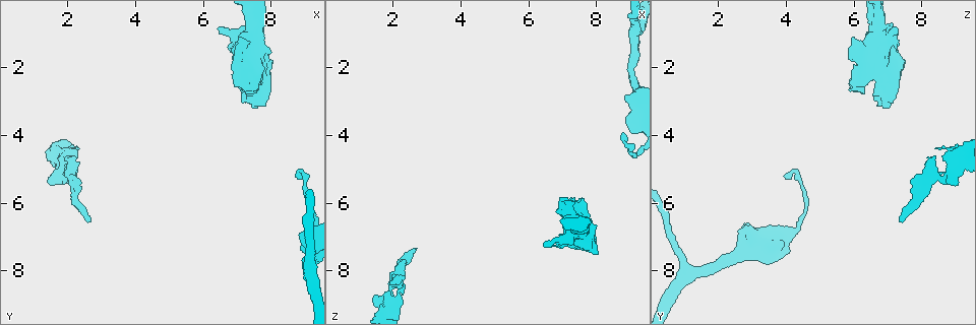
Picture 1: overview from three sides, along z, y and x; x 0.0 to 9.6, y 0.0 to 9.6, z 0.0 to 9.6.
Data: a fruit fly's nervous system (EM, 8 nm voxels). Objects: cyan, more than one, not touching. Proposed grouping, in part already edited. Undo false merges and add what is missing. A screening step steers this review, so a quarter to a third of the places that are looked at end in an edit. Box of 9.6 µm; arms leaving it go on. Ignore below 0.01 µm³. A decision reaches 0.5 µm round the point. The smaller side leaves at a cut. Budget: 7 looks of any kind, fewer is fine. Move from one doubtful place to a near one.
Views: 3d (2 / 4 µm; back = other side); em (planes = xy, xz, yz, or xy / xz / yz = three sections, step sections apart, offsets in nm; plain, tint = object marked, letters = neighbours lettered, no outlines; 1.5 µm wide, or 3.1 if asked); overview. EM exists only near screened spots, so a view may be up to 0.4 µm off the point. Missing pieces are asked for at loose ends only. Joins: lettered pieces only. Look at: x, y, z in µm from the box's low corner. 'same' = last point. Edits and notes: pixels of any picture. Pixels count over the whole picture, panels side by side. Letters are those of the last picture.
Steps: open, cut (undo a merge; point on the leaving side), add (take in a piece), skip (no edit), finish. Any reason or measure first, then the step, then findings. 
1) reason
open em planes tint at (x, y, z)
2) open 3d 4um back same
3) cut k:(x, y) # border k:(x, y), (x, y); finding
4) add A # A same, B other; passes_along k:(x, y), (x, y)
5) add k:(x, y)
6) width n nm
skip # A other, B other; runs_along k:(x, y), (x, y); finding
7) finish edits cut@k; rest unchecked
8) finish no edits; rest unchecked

stops while still wide
open 3d 2um at (7.55, 2.65, 5.90)

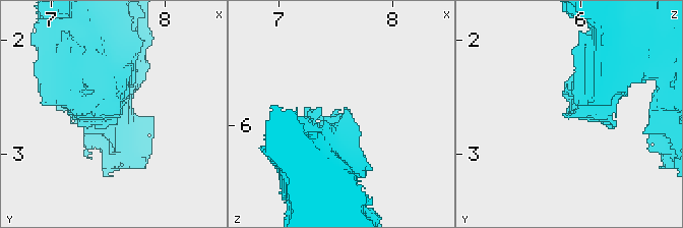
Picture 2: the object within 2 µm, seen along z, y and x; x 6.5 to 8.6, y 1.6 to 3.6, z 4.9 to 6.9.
open em planes letters at (7.52, 2.66, 5.88)

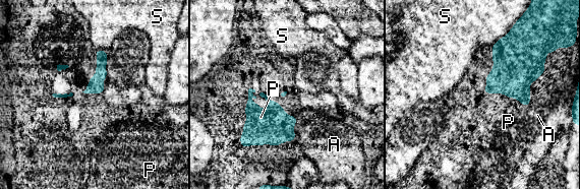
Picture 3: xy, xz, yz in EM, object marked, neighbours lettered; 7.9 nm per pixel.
skip # A other, P other, S other; border 3:(268, 102), (246, 120), (240, 135); no lettered piece goes on from it

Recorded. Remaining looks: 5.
open 3d 4um at (8.70, 5.20, 3.95)

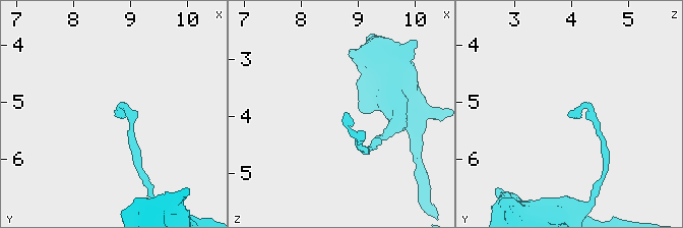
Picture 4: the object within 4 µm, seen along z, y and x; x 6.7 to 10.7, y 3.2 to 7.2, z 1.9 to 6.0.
now the EM
open em planes tint at (8.80, 5.30, 3.95)

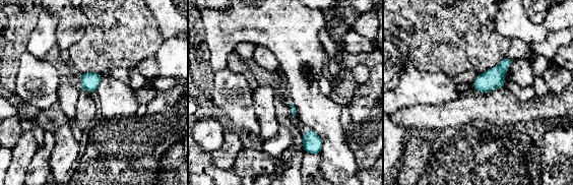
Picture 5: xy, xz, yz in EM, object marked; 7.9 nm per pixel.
see the neighbours
open em planes letters same

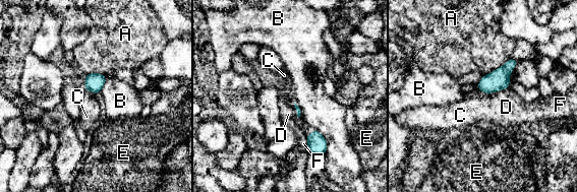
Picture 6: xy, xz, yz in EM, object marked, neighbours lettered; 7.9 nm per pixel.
skip # A other, B other, C other, D other, E other, F other; border 6:(509, 86), (483, 93); none of them fits

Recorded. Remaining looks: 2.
a narrow waist
open em xz step 8 letters at (2.05, 5.20, 8.25)

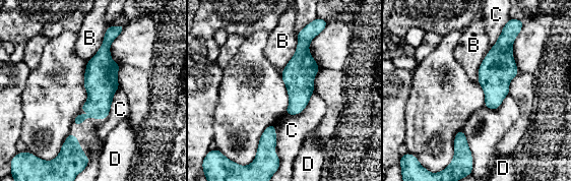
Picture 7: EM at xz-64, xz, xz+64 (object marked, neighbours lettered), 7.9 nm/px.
longest_contact B 340 nm
skip # B other, C other, D other; border 7:(313, 92), (299, 113), (284, 113); all the same neuron

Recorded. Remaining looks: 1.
finish no edits; rest unchecked

